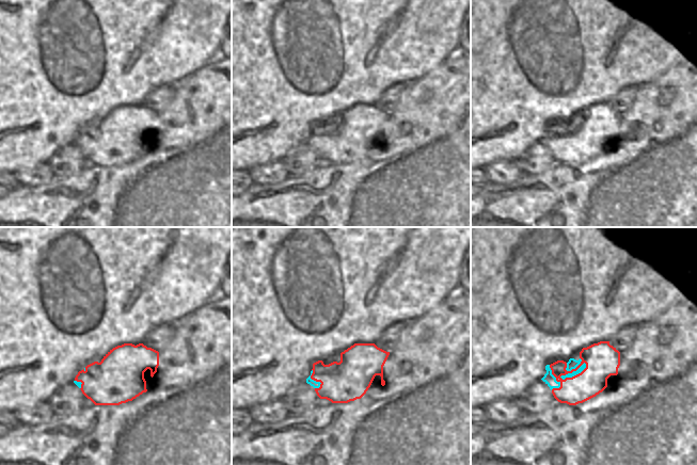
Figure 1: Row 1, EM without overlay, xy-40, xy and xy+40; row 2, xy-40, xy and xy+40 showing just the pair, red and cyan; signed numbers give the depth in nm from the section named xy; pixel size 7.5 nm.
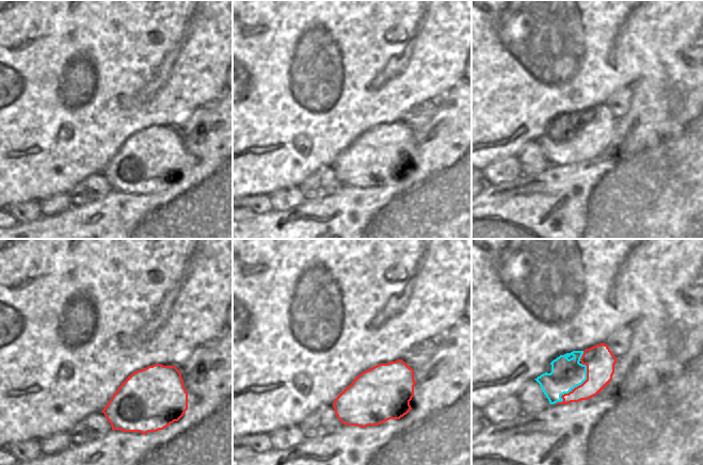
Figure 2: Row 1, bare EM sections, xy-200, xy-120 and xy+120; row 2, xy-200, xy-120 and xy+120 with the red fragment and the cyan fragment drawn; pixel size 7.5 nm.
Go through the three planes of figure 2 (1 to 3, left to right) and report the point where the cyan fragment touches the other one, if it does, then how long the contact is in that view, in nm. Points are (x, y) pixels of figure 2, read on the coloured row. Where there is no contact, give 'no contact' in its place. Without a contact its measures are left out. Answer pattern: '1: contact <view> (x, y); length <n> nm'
1: no contact
2: no contact
3: contact xy+120 (575, 387); length 380 nm

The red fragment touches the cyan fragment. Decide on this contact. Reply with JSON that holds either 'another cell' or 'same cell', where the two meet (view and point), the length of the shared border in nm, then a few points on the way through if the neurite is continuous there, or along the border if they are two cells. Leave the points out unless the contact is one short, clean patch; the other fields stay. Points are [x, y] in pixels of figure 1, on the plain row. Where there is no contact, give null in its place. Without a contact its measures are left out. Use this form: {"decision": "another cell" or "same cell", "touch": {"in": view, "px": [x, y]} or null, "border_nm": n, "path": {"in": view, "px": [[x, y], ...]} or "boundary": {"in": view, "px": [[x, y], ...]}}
{"decision": "same cell", "touch": {"in": "xy+40", "px": [572, 132]}, "border_nm": 220}

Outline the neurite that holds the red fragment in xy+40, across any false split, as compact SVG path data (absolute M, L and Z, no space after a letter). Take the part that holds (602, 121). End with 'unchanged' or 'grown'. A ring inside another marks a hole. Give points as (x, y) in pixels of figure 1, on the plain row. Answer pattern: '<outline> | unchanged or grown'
M600 102L580 113L580 121L568 124L557 122L545 127L546 134L541 140L560 164L576 166L583 164L607 148L607 140L618 135L620 113Z | grown

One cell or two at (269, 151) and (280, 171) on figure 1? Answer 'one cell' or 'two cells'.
two cells

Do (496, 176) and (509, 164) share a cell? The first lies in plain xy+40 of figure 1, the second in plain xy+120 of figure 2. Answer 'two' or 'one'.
one

